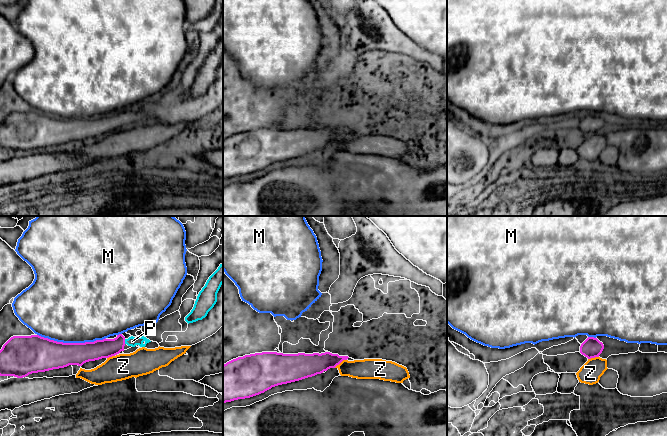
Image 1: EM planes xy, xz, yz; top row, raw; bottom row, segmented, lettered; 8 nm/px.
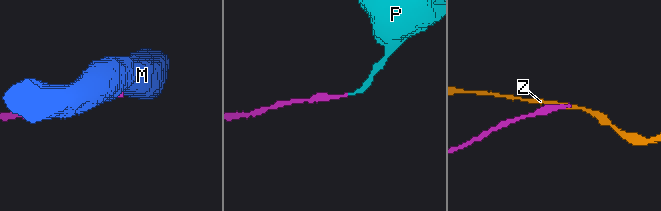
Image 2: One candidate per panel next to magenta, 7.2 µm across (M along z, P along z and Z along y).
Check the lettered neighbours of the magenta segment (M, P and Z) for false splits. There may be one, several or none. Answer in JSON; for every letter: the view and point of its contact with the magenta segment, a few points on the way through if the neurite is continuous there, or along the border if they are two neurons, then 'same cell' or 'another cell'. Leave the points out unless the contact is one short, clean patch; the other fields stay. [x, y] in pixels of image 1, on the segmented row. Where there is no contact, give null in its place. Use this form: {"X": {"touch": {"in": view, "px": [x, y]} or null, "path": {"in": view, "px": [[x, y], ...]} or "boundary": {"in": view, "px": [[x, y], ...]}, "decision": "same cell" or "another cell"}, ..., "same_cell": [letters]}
{"M": {"touch": {"in": "xy", "px": [71, 343]}, "decision": "another cell"}, "P": {"touch": {"in": "xy", "px": [124, 341]}, "path": {"in": "xy", "px": [[105, 348], [124, 341], [132, 341]]}, "decision": "same cell"}, "Z": {"touch": {"in": "xz", "px": [340, 362]}, "boundary": {"in": "xz", "px": [[346, 359], [343, 359], [334, 367]]}, "decision": "another cell"}, "same_cell": ["P"]}

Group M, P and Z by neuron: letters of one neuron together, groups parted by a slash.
M / P / Z

